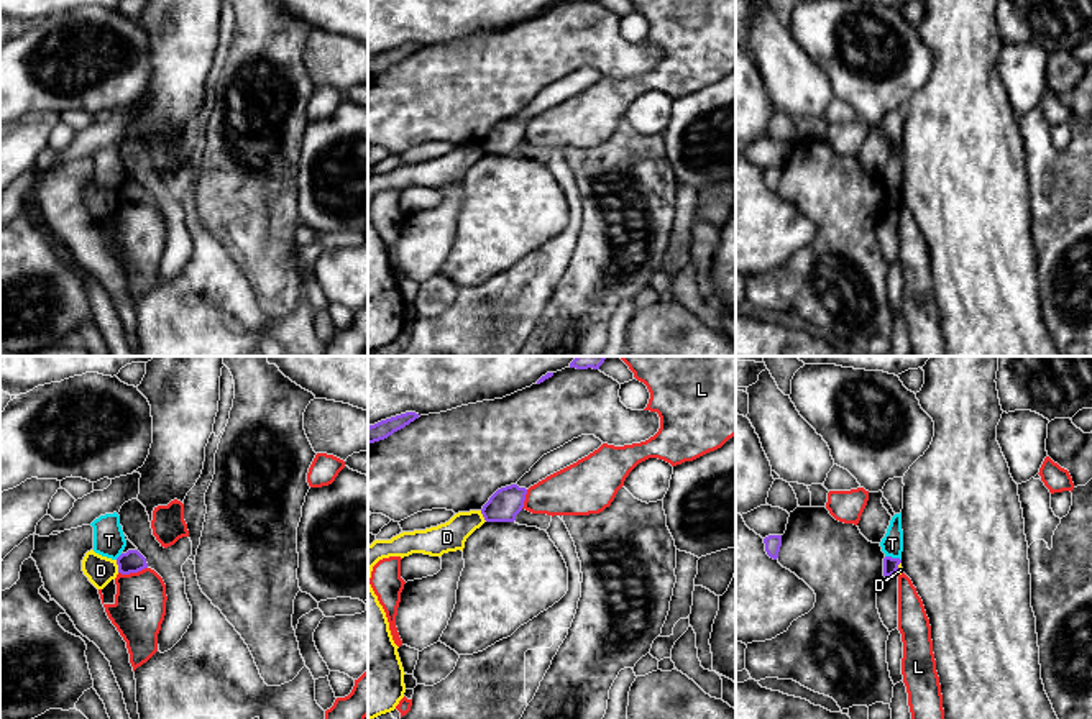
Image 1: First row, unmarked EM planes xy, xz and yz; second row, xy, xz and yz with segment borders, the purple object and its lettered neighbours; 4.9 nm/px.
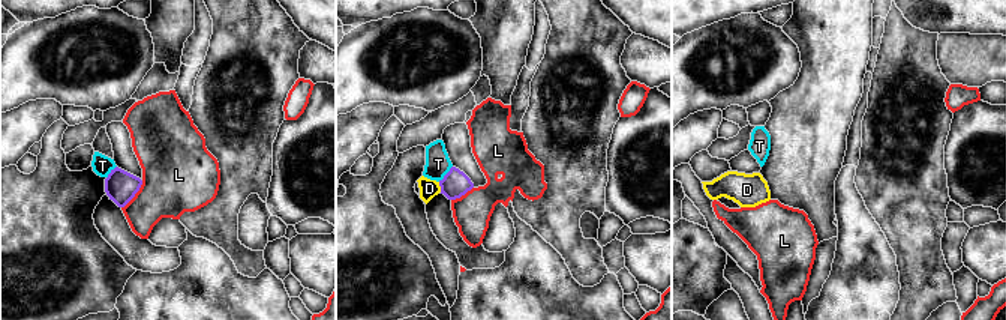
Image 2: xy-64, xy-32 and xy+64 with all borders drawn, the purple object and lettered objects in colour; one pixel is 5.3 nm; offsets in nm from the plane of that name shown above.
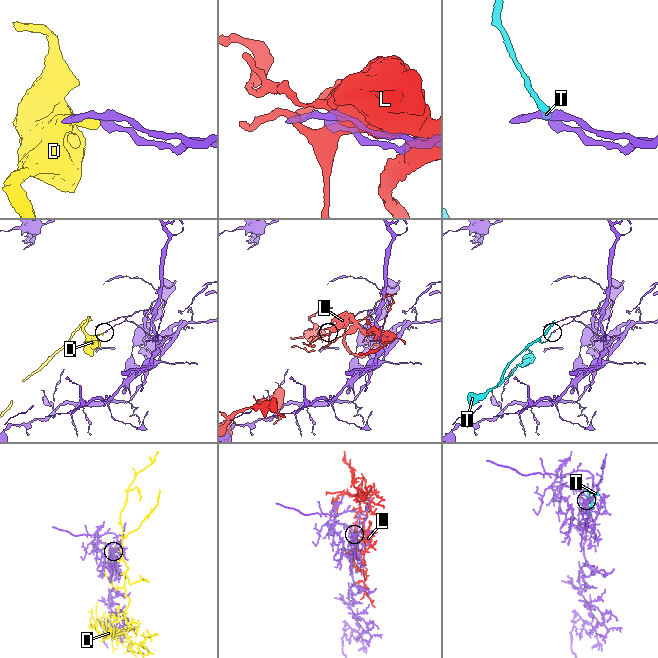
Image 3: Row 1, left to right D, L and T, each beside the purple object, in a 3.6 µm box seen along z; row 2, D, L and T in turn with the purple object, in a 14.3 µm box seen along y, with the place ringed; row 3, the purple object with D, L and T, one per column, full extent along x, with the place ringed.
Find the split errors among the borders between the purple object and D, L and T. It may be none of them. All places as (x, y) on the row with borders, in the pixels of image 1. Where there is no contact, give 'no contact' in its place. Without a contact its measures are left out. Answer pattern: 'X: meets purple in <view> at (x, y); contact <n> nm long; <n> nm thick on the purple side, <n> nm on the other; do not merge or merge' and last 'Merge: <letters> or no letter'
D: meets purple in xy at (119, 567); contact 70 nm long; 110 nm thick on the purple side, 140 nm on the other; do not merge
L: meets purple in xy at (132, 572); contact 150 nm long; 110 nm thick on the purple side, 260 nm on the other; do not merge
T: meets purple in yz at (894, 558); contact 80 nm long; 80 nm thick on the purple side, 110 nm on the other; do not merge
Merge: no letter

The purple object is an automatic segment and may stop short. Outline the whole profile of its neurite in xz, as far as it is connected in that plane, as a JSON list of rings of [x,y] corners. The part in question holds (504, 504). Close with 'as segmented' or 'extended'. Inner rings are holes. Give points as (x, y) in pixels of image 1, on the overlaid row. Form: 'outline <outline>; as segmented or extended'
outline [[[511,484],[498,489],[483,506],[481,514],[486,522],[514,522],[522,511],[527,489]]]; as segmented

